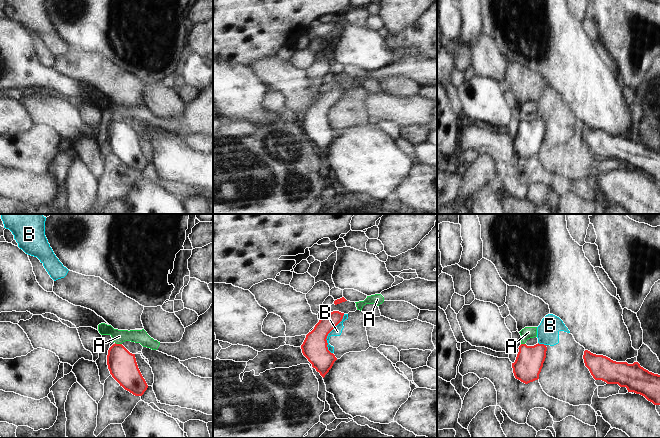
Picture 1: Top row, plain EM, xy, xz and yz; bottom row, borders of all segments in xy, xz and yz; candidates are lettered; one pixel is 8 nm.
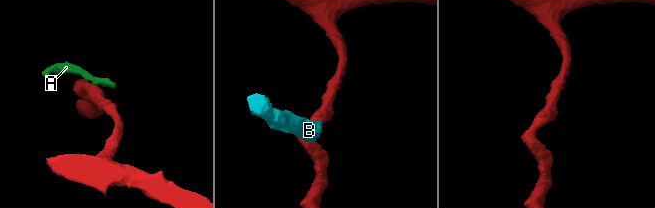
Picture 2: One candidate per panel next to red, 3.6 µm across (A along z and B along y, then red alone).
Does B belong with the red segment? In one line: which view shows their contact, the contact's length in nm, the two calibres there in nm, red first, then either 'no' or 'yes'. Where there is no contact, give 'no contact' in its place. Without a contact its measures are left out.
meets red in xz; contact 340 nm long; 200 nm thick on the red side, 70 nm on the other; no

